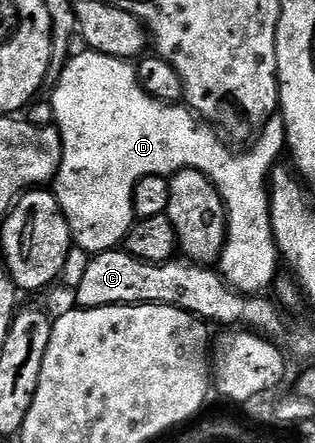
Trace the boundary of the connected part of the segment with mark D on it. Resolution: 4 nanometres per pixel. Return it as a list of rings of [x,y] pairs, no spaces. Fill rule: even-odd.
[[[93,51],[69,59],[63,69],[63,73],[60,75],[59,82],[56,83],[54,89],[49,94],[48,100],[54,108],[54,125],[62,140],[62,158],[60,159],[58,173],[54,176],[52,182],[52,192],[58,198],[58,206],[62,208],[62,213],[66,217],[66,222],[70,228],[70,236],[73,244],[77,248],[91,255],[103,253],[109,249],[119,248],[125,242],[128,231],[134,226],[136,220],[134,216],[134,204],[132,203],[132,195],[134,194],[136,183],[148,175],[160,175],[161,177],[169,178],[171,175],[181,171],[181,169],[191,169],[192,171],[200,171],[214,184],[226,208],[226,242],[222,248],[222,256],[216,262],[217,272],[221,273],[222,278],[230,284],[231,289],[247,295],[265,294],[267,292],[266,288],[270,284],[270,288],[275,284],[276,278],[279,276],[277,273],[278,261],[280,265],[280,254],[277,245],[274,244],[274,228],[272,227],[272,219],[270,218],[270,174],[275,166],[279,164],[278,156],[281,153],[283,156],[284,150],[286,149],[286,128],[284,127],[284,119],[281,115],[271,117],[253,144],[245,151],[239,151],[237,148],[227,144],[223,138],[219,137],[218,131],[214,126],[206,124],[201,117],[195,114],[193,109],[187,107],[185,104],[161,101],[152,95],[148,95],[144,91],[142,84],[138,82],[137,68],[129,60],[121,57],[113,57],[112,55],[104,55],[103,53],[95,53]]]

